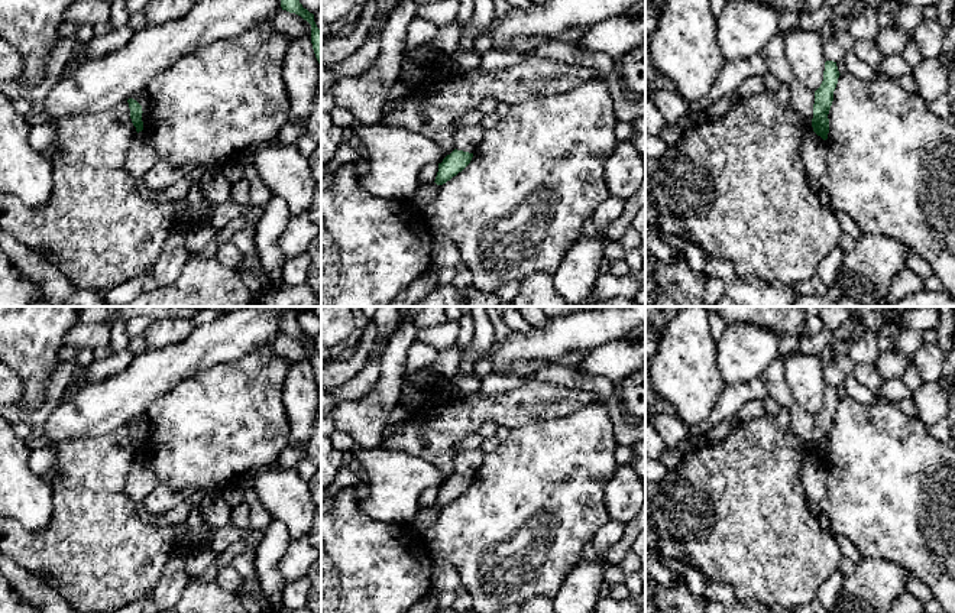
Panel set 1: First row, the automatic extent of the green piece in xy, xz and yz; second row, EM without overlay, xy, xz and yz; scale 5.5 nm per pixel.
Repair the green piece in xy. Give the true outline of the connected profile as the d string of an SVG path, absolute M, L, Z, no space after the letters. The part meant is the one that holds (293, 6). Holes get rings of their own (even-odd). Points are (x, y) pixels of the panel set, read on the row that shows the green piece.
M281 0L282 10L301 16L311 25L311 43L318 64L321 65L321 30L314 22L314 14L302 7L300 0Z

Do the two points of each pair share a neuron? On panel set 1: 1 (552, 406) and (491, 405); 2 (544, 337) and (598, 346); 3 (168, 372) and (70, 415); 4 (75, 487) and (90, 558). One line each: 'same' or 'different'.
1: same
2: same
3: same
4: same

